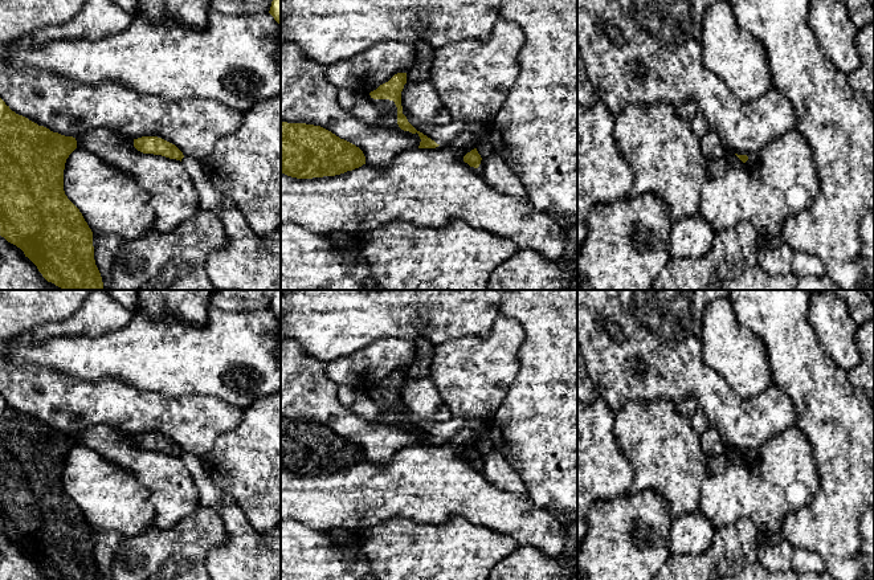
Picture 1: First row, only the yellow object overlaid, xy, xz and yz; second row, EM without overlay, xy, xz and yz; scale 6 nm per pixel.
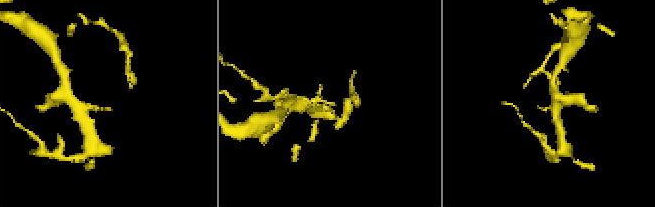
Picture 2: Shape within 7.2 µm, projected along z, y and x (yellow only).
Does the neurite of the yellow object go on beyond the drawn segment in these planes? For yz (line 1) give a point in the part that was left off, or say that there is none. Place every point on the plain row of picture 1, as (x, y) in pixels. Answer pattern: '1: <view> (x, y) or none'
1: yz (751, 460)

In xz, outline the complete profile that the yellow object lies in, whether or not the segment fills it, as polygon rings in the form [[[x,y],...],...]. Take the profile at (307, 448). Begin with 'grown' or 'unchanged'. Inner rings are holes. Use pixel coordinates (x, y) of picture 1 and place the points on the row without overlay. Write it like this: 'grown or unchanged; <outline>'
unchanged; [[[281,418],[281,469],[297,475],[335,473],[365,461],[363,448],[314,421]]]

